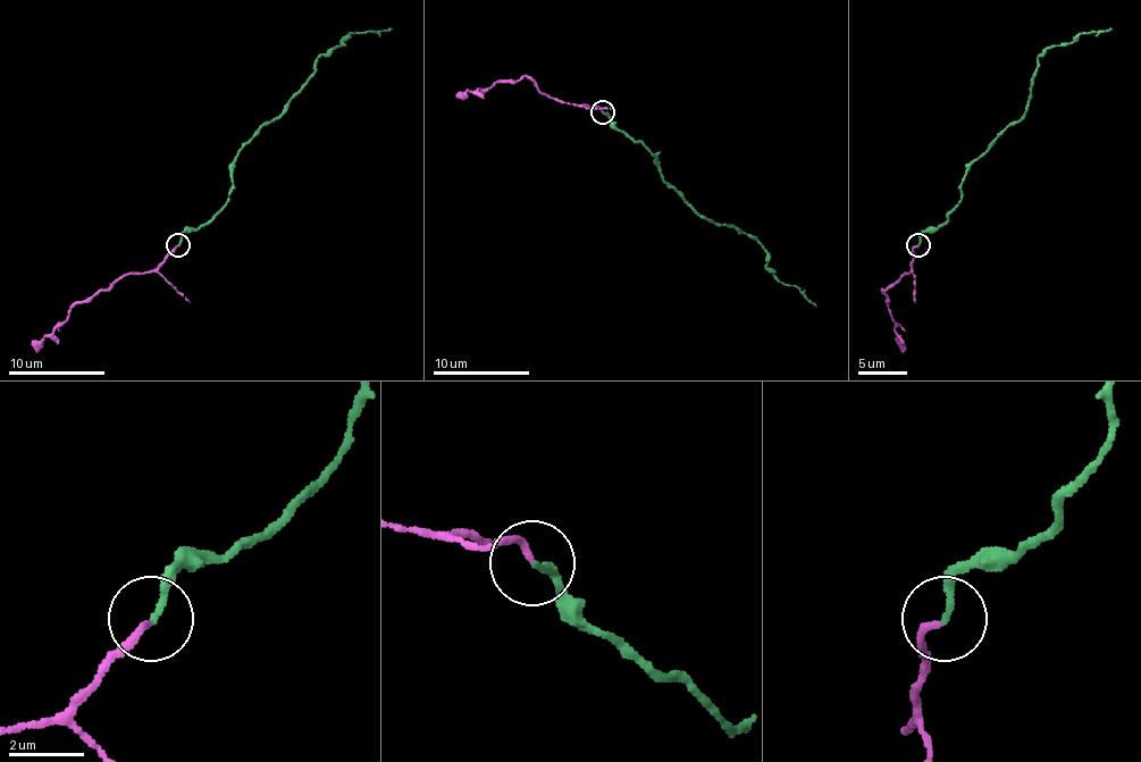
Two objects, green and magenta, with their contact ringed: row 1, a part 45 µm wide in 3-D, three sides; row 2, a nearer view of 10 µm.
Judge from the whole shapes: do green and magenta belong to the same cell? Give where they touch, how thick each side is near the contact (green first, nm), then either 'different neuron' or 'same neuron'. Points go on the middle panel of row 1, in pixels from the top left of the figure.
at (603, 112); 170 nm thick on the green side, 170 nm on the other; different neuron

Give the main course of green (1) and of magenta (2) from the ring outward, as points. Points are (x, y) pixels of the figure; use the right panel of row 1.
1: (919, 245), (955, 207), (963, 177), (976, 158), (1028, 110), (1038, 59), (1083, 33), (1113, 27)
2: (919, 245), (914, 248), (912, 269), (882, 291), (888, 296), (888, 308), (905, 352)

